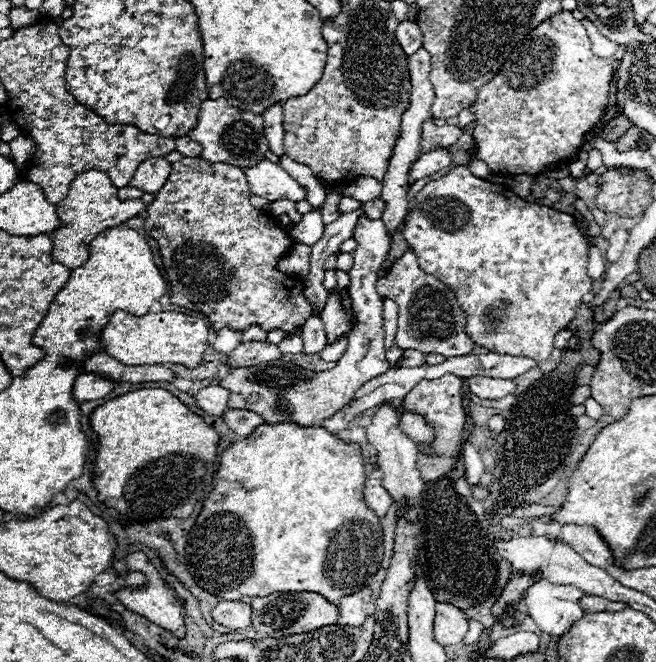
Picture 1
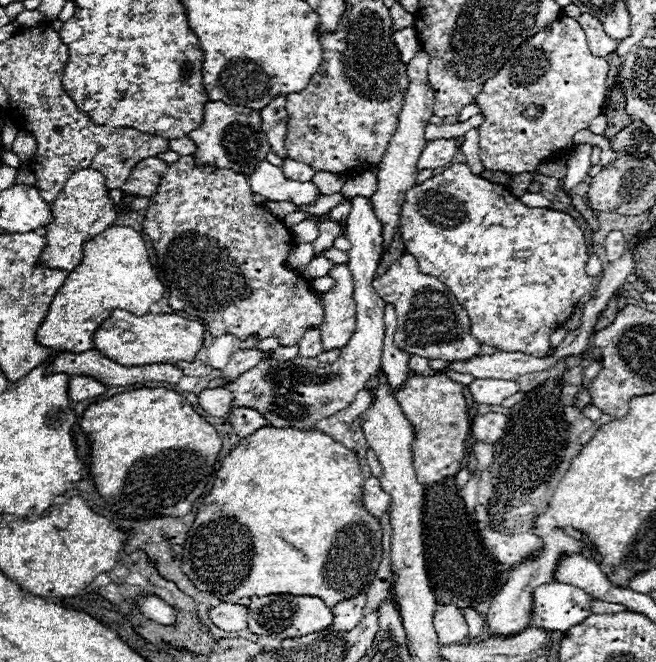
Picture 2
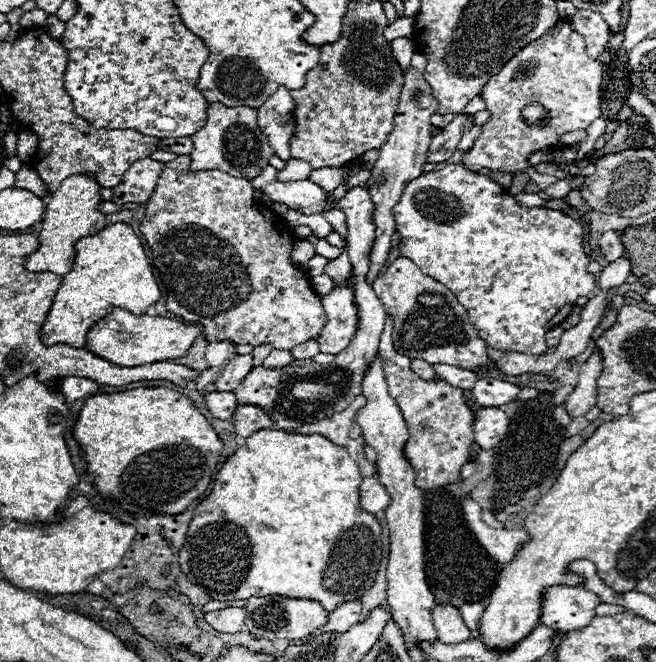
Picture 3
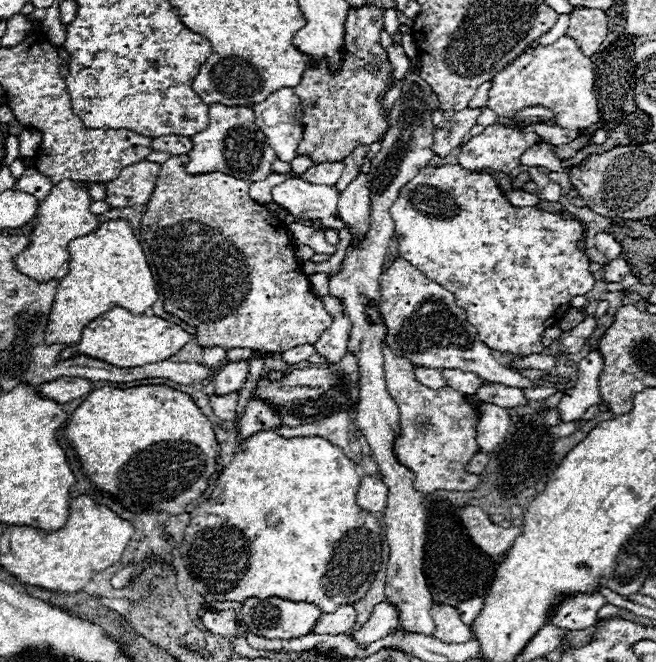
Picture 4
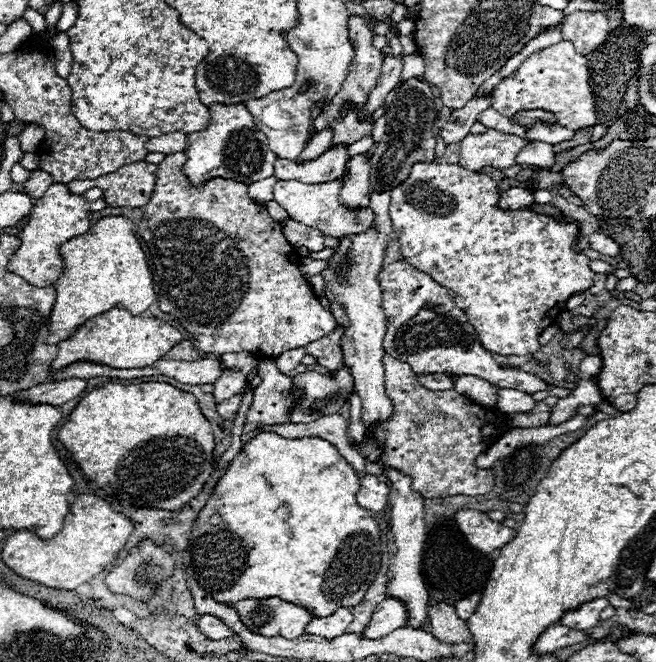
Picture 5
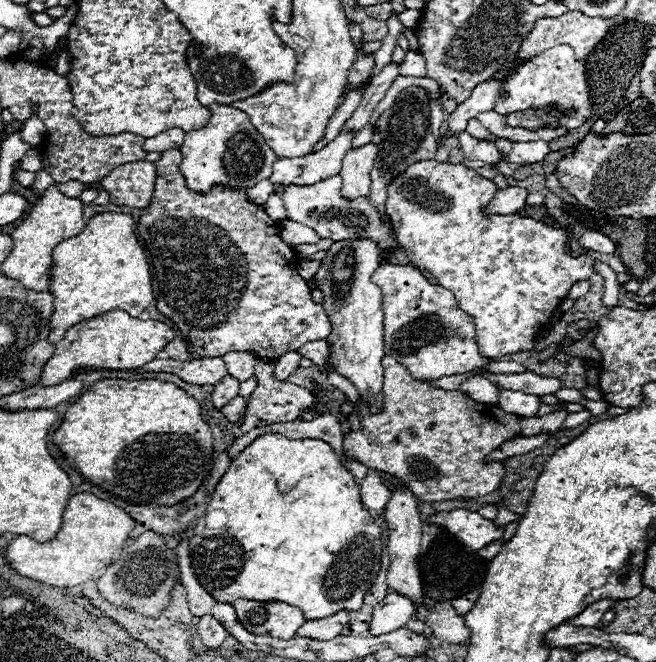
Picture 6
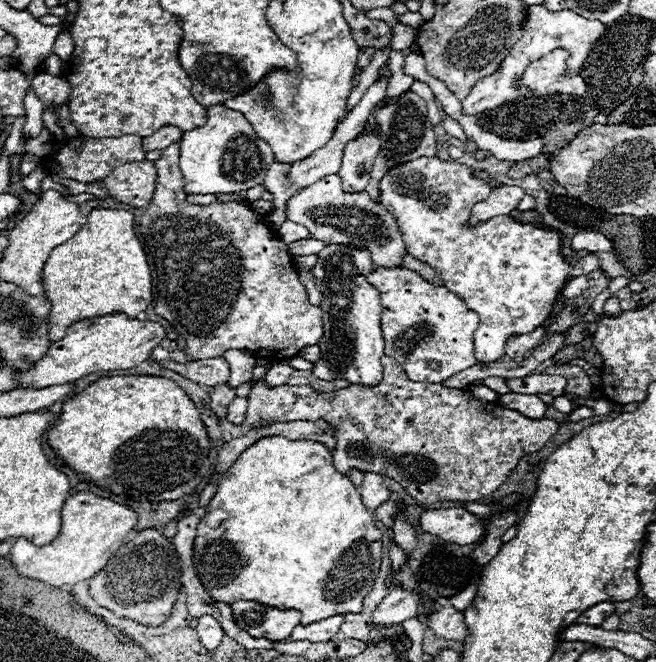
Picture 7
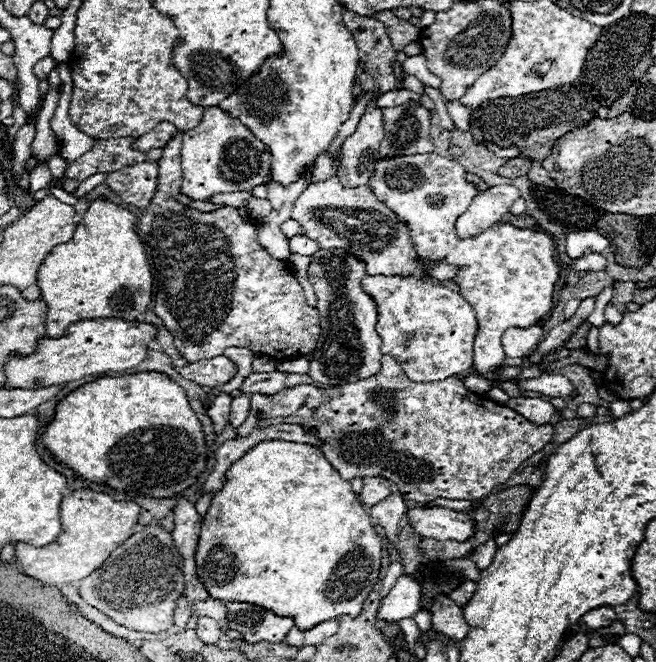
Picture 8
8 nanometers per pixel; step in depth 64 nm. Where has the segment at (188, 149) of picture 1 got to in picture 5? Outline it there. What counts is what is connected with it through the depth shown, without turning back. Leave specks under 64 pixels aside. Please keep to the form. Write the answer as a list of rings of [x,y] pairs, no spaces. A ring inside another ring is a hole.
[[[184,132],[162,134],[162,136],[150,138],[150,140],[146,142],[146,150],[148,150],[148,152],[162,152],[162,154],[184,152],[186,146],[188,146],[188,142],[186,142],[186,134],[184,134]]]

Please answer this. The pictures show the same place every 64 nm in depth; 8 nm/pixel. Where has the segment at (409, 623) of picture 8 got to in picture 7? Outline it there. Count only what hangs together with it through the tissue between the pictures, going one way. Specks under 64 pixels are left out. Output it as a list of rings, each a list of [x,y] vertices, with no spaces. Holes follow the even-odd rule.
[[[406,620],[406,622],[402,622],[402,628],[404,628],[404,634],[412,640],[412,646],[422,644],[422,634],[426,630],[424,624],[420,624],[418,620]]]

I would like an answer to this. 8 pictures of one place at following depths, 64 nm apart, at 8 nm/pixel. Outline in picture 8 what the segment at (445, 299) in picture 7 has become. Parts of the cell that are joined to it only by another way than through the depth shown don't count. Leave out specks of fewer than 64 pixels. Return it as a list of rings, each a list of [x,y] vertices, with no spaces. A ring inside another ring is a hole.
[[[366,276],[362,290],[376,302],[376,332],[382,338],[380,352],[394,356],[410,380],[444,380],[472,366],[472,342],[478,322],[476,312],[458,292],[424,280],[396,276]]]

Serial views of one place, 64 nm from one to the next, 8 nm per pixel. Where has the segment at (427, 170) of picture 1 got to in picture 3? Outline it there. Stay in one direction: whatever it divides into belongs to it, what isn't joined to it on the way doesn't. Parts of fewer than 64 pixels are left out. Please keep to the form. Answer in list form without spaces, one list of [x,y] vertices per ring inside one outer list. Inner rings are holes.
[[[456,114],[450,124],[446,124],[436,136],[432,136],[432,142],[428,148],[428,162],[448,160],[454,154],[462,134],[468,132],[472,126],[474,126],[472,114]]]

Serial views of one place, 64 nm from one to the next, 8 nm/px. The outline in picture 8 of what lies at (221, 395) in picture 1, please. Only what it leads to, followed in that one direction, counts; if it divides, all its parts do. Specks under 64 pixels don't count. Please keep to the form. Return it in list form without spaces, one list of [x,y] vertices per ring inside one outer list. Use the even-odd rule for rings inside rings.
[[[236,396],[236,398],[232,398],[230,424],[232,424],[234,428],[238,428],[238,426],[246,420],[248,410],[250,410],[250,396]]]

